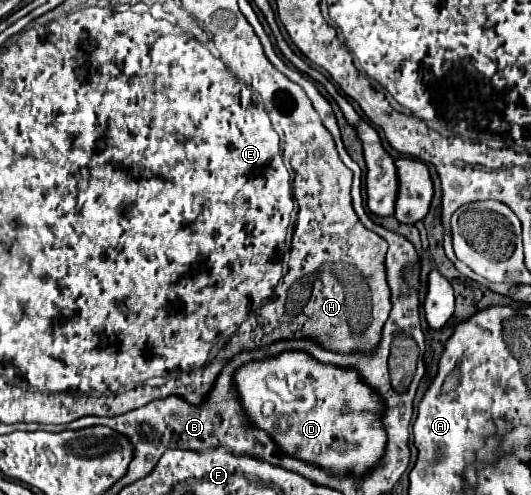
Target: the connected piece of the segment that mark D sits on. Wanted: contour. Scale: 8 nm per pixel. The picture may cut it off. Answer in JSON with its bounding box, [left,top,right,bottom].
[234,352,388,476]

